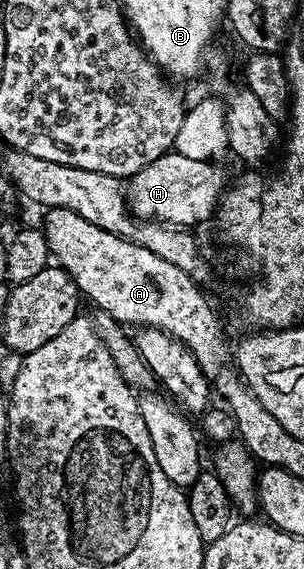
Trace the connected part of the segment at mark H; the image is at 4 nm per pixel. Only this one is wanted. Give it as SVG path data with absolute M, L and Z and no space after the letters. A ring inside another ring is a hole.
M172 150L164 152L151 166L143 166L143 170L128 177L129 211L139 220L155 220L186 230L192 229L192 224L212 221L227 187L225 172L219 165L212 160L198 162L195 158L183 158L183 154Z

